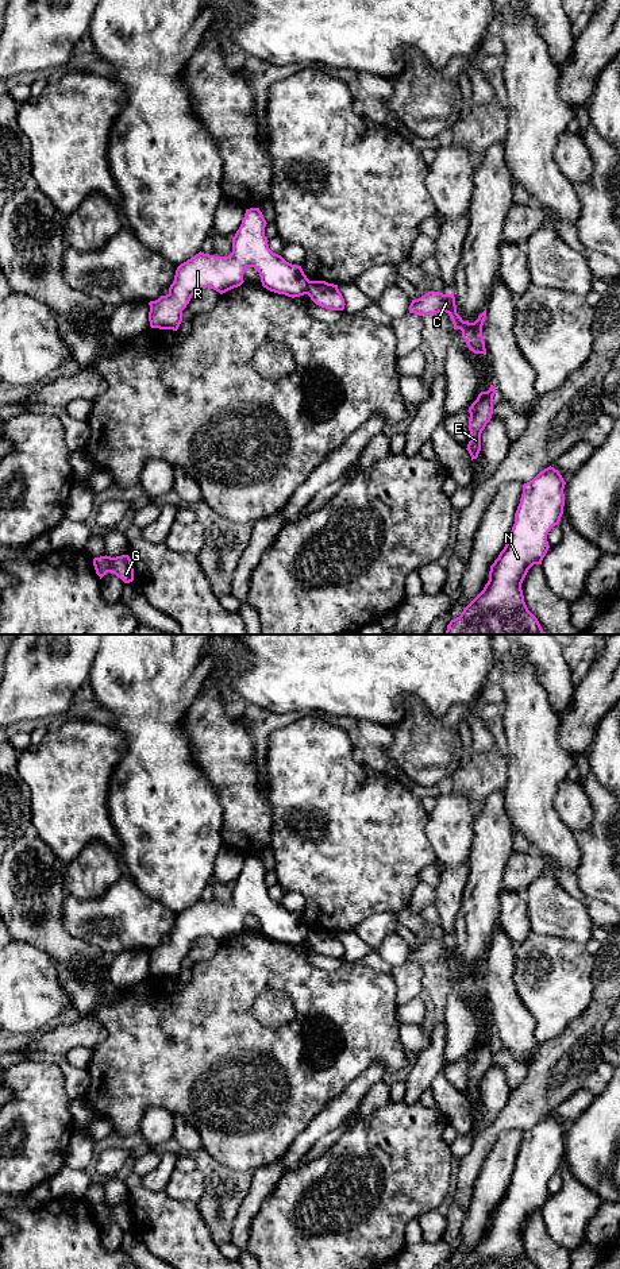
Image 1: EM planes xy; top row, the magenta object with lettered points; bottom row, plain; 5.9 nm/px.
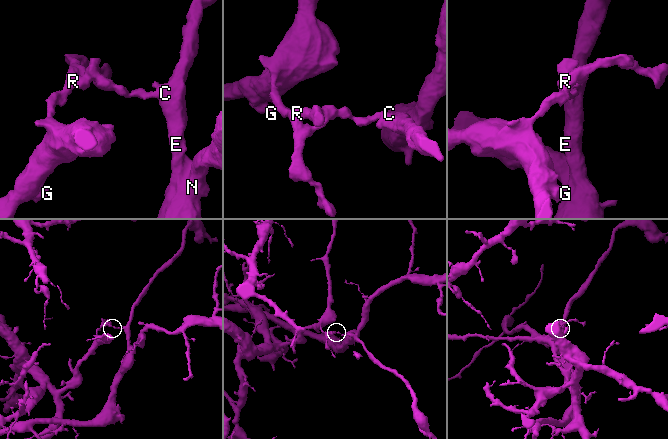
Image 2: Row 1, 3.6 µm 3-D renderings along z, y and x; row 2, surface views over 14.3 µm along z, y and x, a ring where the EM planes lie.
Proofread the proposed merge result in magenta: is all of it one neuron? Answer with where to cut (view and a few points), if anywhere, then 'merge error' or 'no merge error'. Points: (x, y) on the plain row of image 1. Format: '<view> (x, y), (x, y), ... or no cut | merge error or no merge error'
xy (310, 929), (305, 941) | merge error

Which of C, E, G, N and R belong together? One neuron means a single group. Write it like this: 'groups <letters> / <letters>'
groups C E N / G R

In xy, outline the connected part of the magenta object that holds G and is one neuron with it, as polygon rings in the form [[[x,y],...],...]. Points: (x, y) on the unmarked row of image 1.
[[[122,1203],[116,1206],[111,1204],[100,1204],[93,1207],[93,1214],[96,1222],[100,1227],[107,1222],[115,1222],[124,1231],[130,1231],[134,1228],[134,1216],[128,1203]]]

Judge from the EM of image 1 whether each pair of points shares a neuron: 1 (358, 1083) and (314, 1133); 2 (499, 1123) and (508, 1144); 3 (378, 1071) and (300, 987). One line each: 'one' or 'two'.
1: one
2: two
3: two

